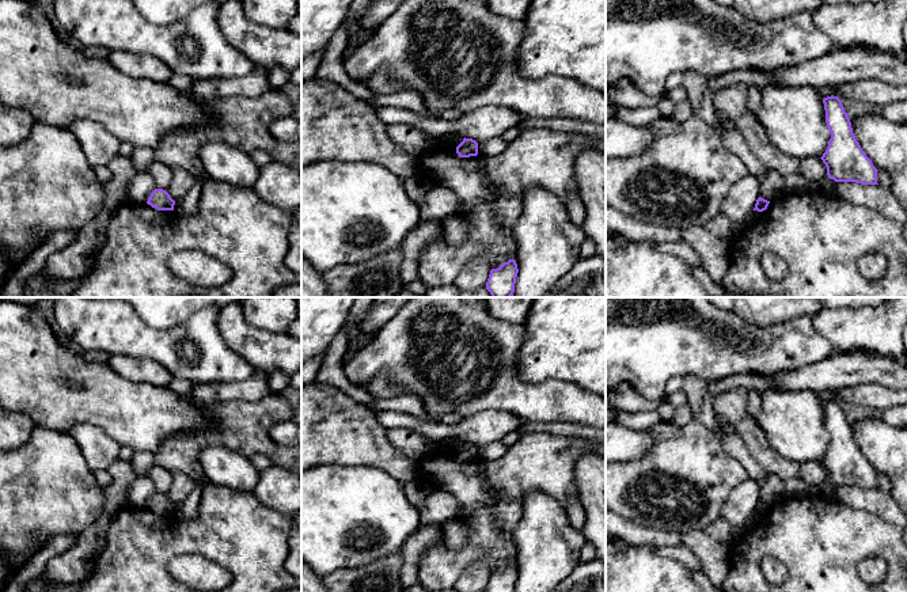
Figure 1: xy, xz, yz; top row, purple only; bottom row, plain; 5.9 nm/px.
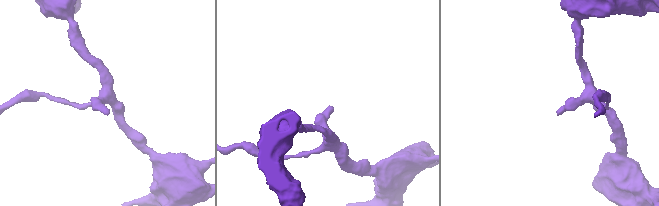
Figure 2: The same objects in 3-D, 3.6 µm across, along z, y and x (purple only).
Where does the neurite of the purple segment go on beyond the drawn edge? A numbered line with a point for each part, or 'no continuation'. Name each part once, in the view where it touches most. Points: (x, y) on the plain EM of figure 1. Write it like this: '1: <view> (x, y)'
no continuation

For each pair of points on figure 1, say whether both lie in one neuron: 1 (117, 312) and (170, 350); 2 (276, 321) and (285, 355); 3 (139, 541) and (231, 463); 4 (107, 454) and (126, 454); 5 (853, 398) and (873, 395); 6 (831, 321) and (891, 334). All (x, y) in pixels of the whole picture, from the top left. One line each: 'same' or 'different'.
1: same
2: different
3: different
4: different
5: same
6: same

